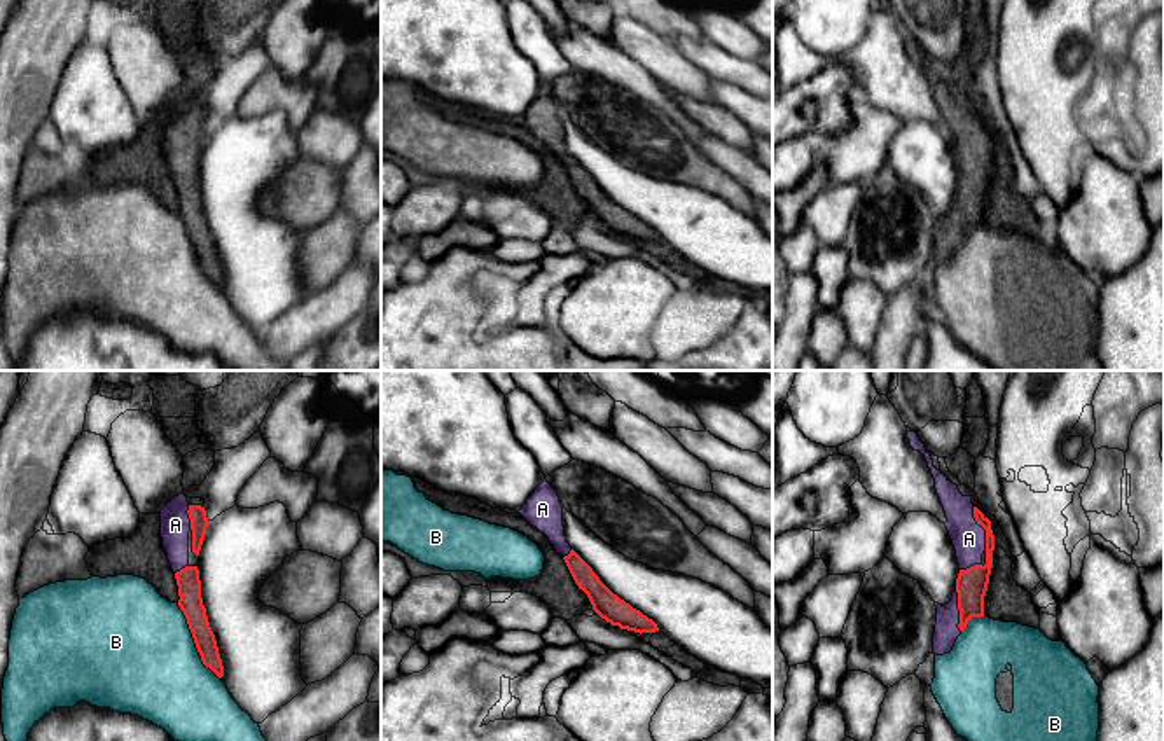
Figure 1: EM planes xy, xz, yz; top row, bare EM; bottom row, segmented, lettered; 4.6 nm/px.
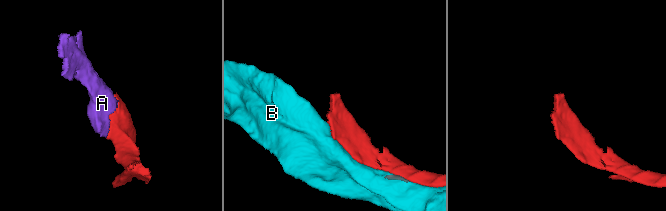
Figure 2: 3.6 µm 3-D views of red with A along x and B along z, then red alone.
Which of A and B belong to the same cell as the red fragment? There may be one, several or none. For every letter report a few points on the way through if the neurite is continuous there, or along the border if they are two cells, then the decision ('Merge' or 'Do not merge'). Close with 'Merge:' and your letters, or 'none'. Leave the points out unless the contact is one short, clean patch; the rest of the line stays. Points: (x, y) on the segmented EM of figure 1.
A: Merge
B: Do not merge
Merge: A

